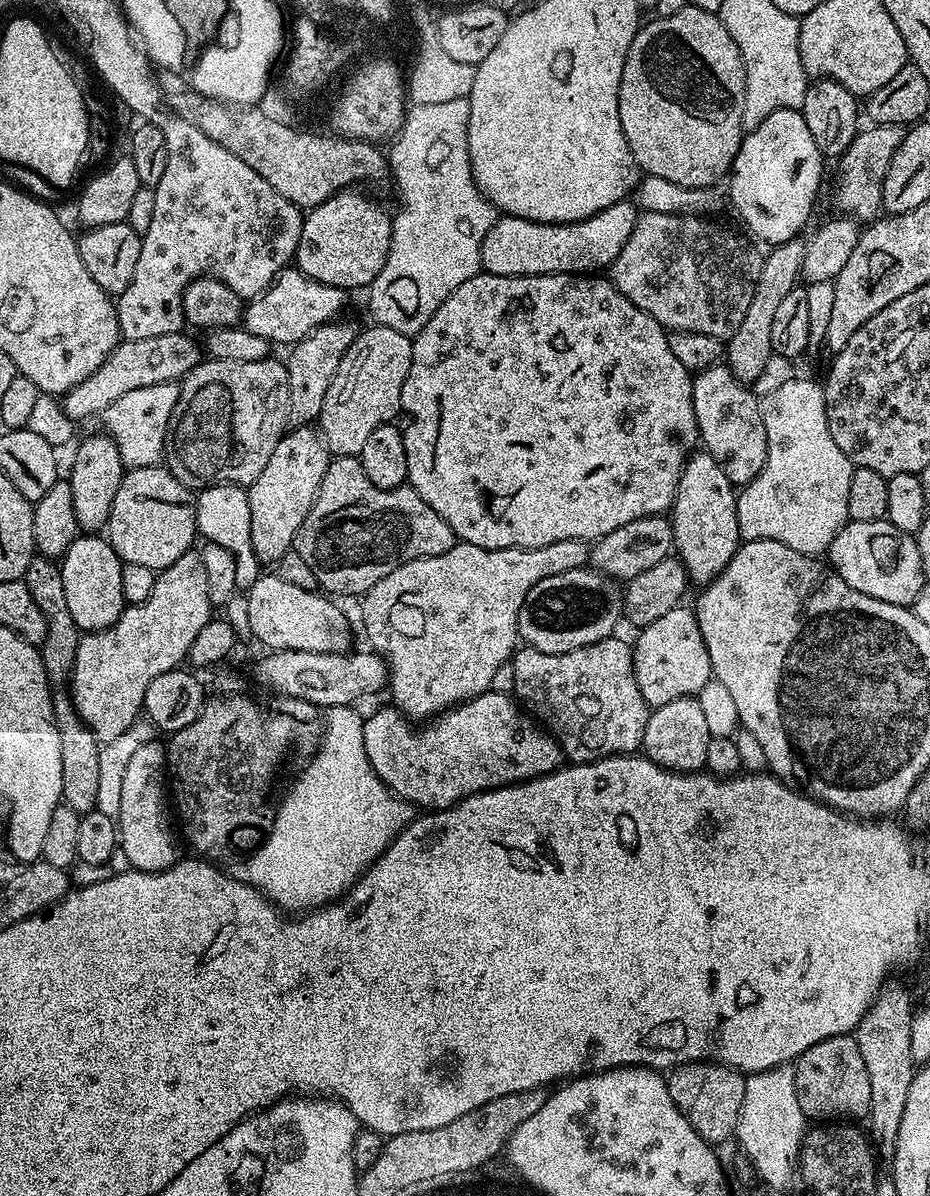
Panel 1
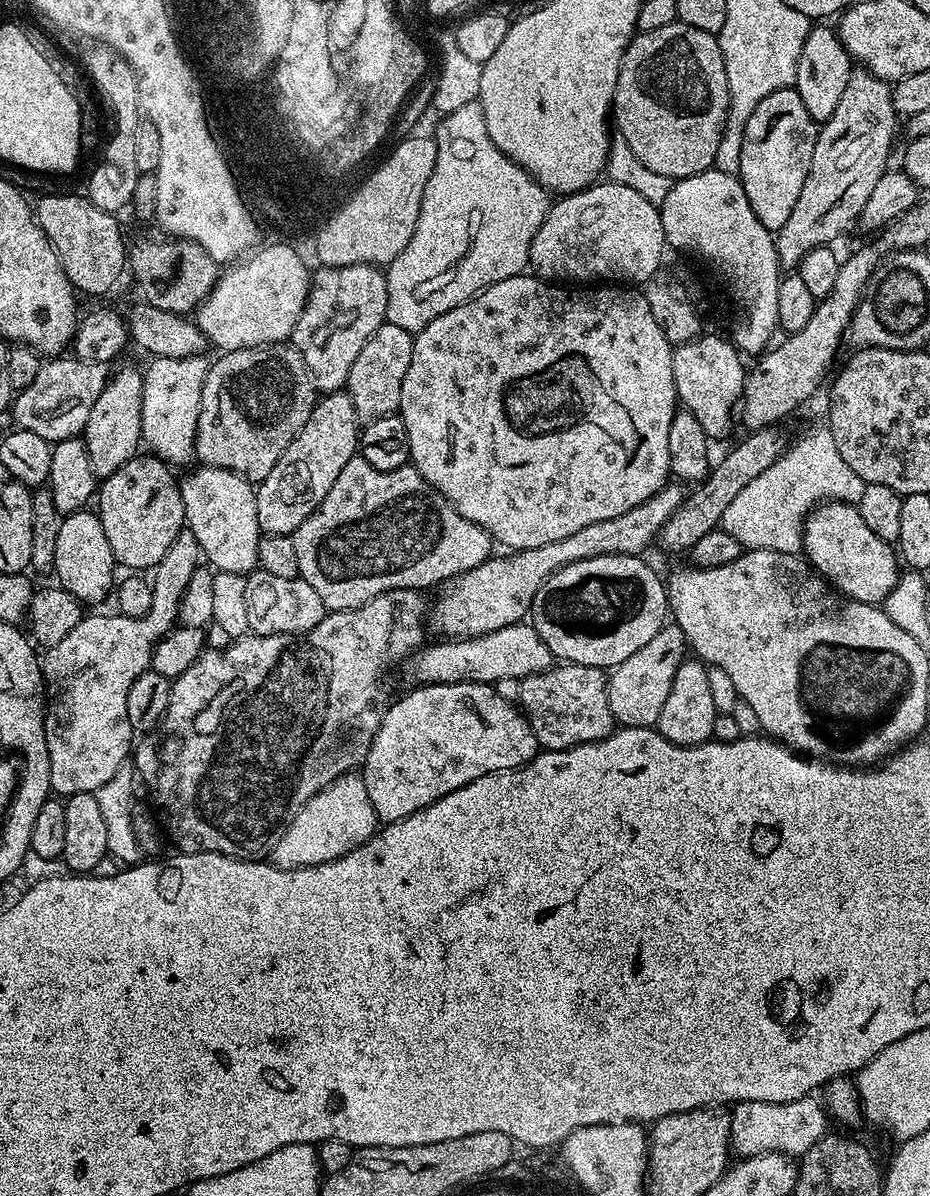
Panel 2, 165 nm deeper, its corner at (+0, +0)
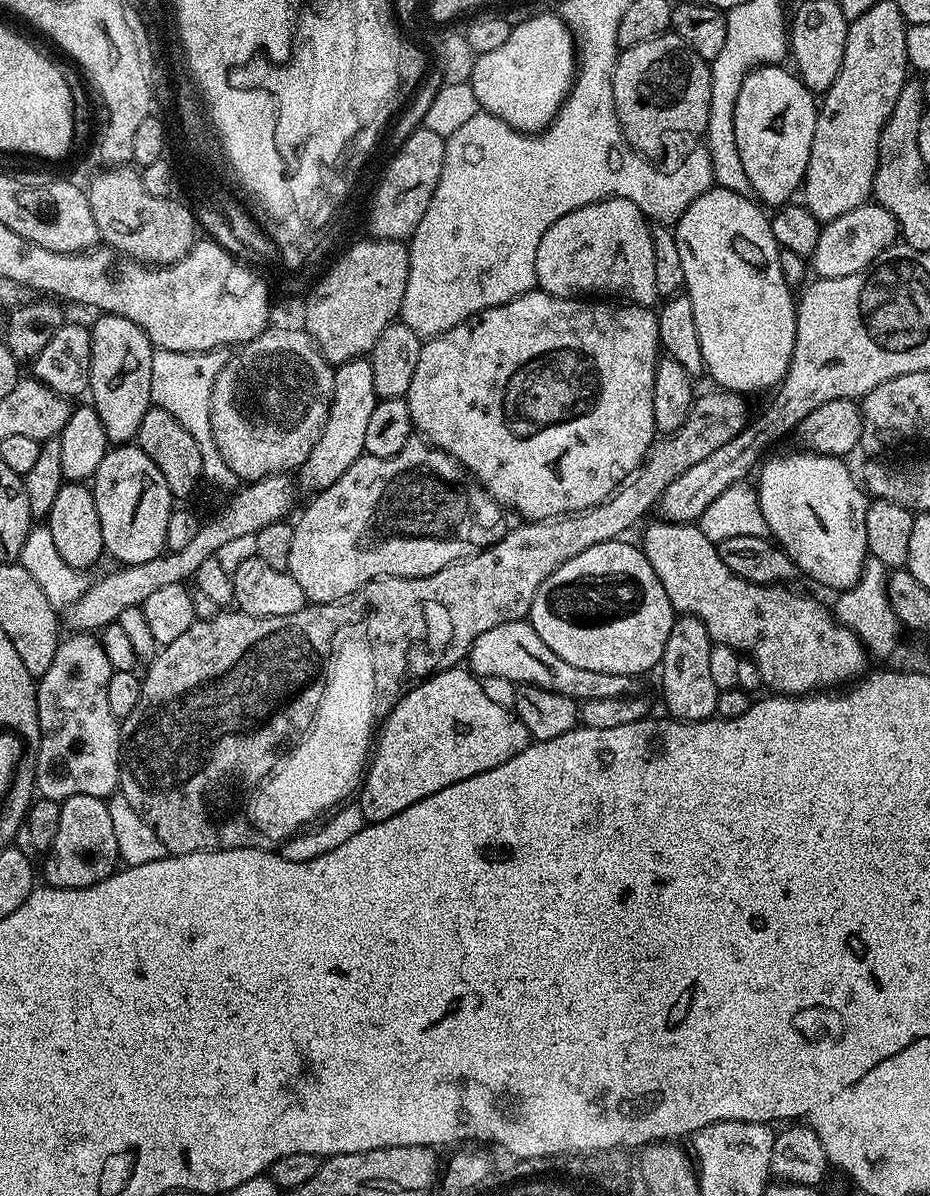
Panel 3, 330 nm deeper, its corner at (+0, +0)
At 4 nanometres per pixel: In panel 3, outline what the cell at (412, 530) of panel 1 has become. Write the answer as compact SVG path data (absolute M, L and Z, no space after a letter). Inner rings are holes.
M411 438L402 446L402 450L392 457L372 457L367 454L359 456L354 462L354 466L350 466L350 470L346 470L346 474L342 474L342 478L338 478L338 482L334 482L334 486L315 493L309 500L312 501L305 506L304 513L292 524L294 538L290 545L290 562L286 571L294 578L294 582L298 582L298 586L302 586L305 601L314 604L334 604L338 600L344 600L347 596L353 596L356 592L367 589L369 585L383 576L429 576L434 574L438 570L450 566L456 560L461 560L464 556L471 556L489 539L487 536L499 526L500 519L506 515L502 505L477 482L468 469L463 468L453 456L446 454L441 448L435 448L423 438Z

